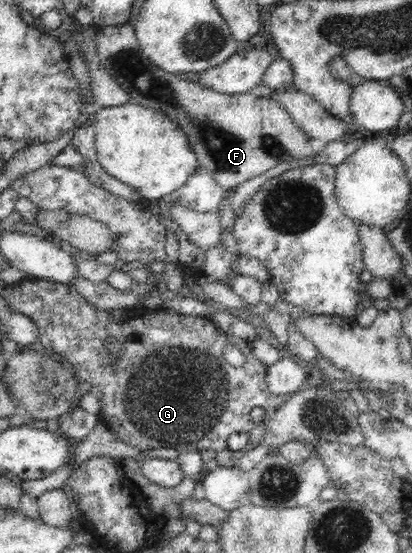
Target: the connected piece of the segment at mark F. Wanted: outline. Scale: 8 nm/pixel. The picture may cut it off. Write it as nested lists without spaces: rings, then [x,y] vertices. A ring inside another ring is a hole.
[[[128,22],[117,27],[98,27],[96,45],[102,69],[114,77],[116,83],[130,95],[132,102],[146,108],[160,110],[179,124],[200,166],[212,173],[218,185],[229,193],[240,184],[261,176],[260,174],[268,172],[274,166],[292,162],[292,160],[312,158],[318,154],[318,150],[312,148],[312,137],[296,125],[290,113],[278,103],[275,97],[258,97],[251,92],[222,94],[211,88],[202,87],[197,82],[177,78],[176,74],[162,70],[146,56],[146,53],[142,52],[134,24]]]

